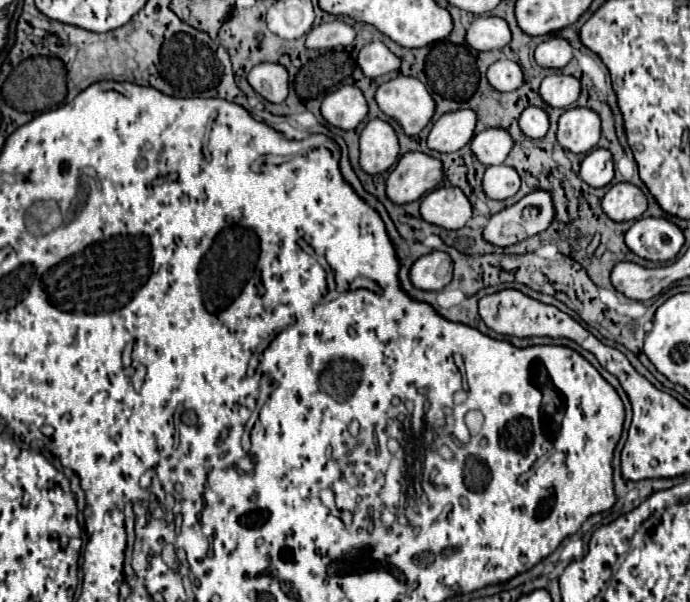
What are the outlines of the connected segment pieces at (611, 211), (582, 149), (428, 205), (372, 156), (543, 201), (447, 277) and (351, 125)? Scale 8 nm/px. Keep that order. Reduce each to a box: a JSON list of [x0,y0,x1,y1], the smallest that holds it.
[[601,183,647,221],[557,107,601,153],[421,187,471,229],[361,119,399,175],[483,189,555,247],[409,251,453,291],[321,85,367,131]]

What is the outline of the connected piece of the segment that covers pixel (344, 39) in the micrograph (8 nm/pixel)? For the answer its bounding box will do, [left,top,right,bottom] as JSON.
[305,19,357,49]

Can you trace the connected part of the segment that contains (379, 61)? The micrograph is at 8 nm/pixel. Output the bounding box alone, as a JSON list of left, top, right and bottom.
[357,41,401,77]

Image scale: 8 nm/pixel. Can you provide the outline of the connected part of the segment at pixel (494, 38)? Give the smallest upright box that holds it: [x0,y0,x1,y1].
[465,17,511,51]

